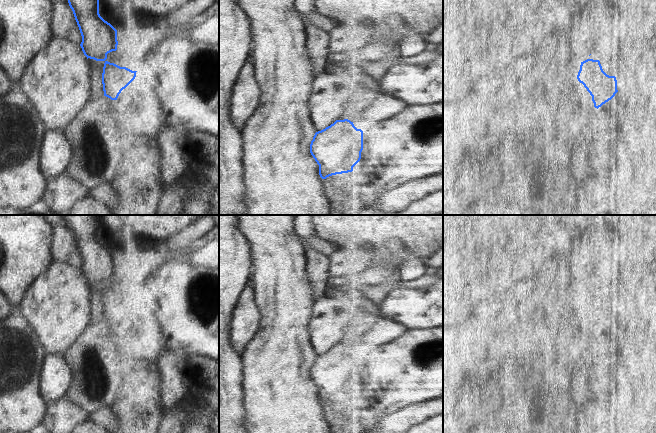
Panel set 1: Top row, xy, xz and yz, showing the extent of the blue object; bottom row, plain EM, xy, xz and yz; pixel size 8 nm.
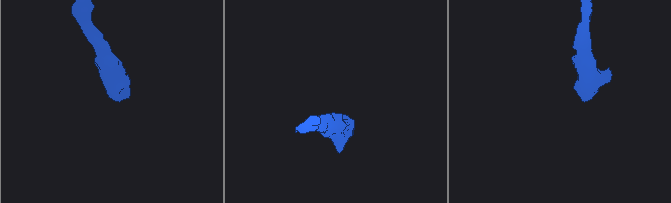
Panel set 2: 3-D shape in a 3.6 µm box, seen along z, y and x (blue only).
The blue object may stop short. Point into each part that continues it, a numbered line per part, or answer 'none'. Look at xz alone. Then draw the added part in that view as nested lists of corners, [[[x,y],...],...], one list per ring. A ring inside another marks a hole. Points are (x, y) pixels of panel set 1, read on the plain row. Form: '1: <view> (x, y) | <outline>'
1: xz (386, 331) | [[[388,318],[380,319],[373,329],[361,335],[353,348],[363,355],[375,348],[394,342],[409,330],[410,328],[403,323]]]

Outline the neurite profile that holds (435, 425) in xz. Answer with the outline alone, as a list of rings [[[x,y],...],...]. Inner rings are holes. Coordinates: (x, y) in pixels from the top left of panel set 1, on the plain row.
[[[443,414],[429,419],[428,422],[414,427],[407,433],[443,433]]]

